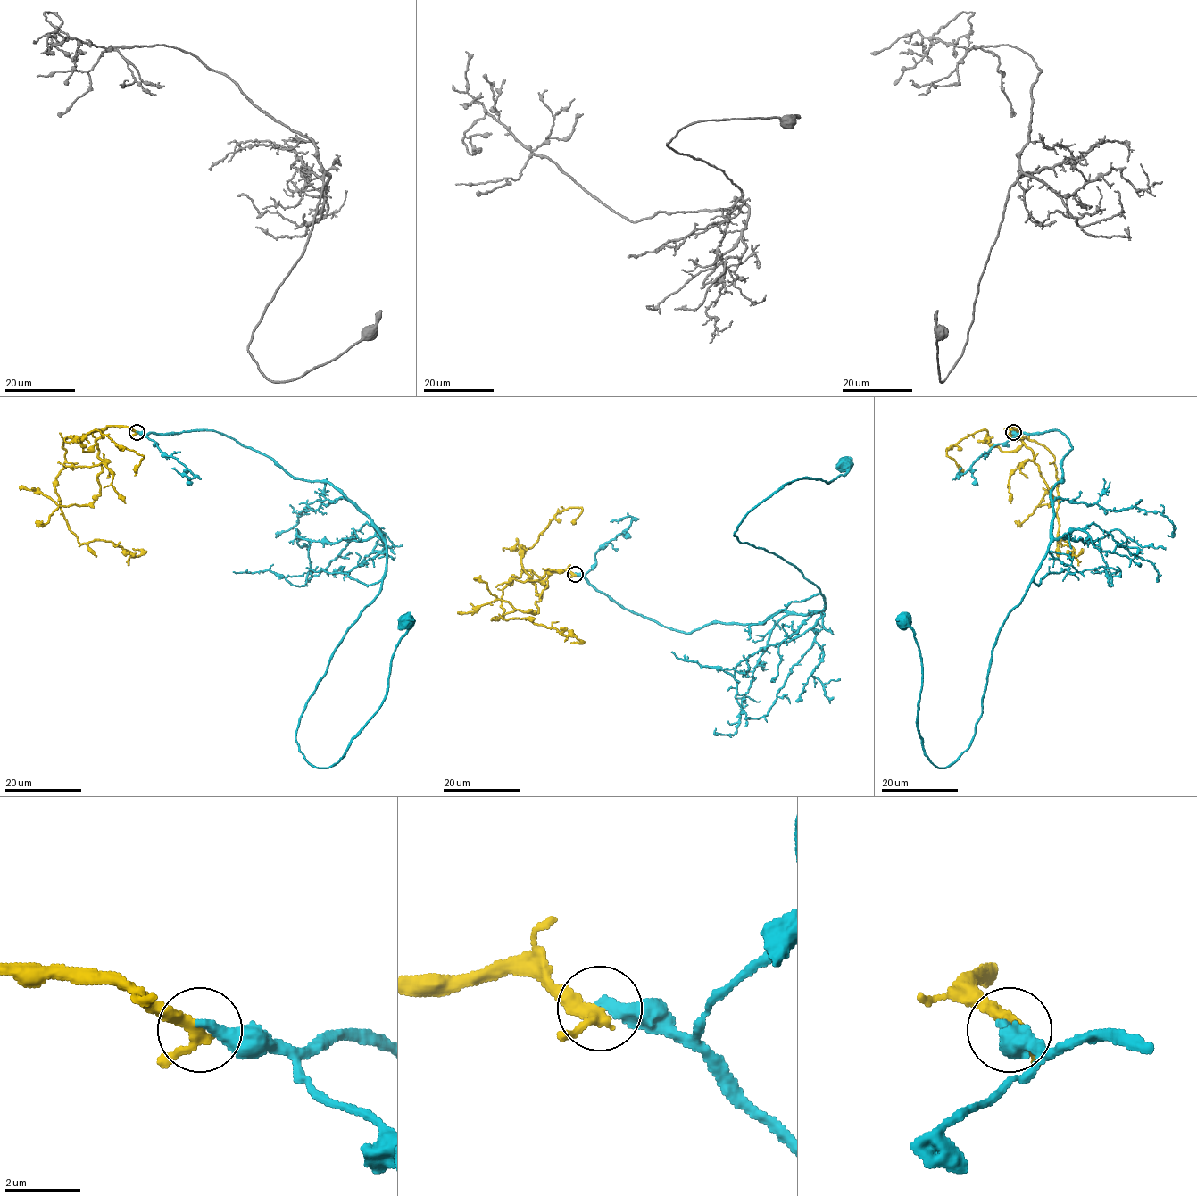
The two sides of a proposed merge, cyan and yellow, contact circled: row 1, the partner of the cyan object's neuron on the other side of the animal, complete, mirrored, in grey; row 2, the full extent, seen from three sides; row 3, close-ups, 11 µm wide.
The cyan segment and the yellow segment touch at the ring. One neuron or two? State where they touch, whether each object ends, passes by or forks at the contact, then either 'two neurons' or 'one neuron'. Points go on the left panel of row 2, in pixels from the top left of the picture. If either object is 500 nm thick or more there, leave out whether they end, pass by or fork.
(137, 432) | cyan ends | yellow passes by | two neurons

